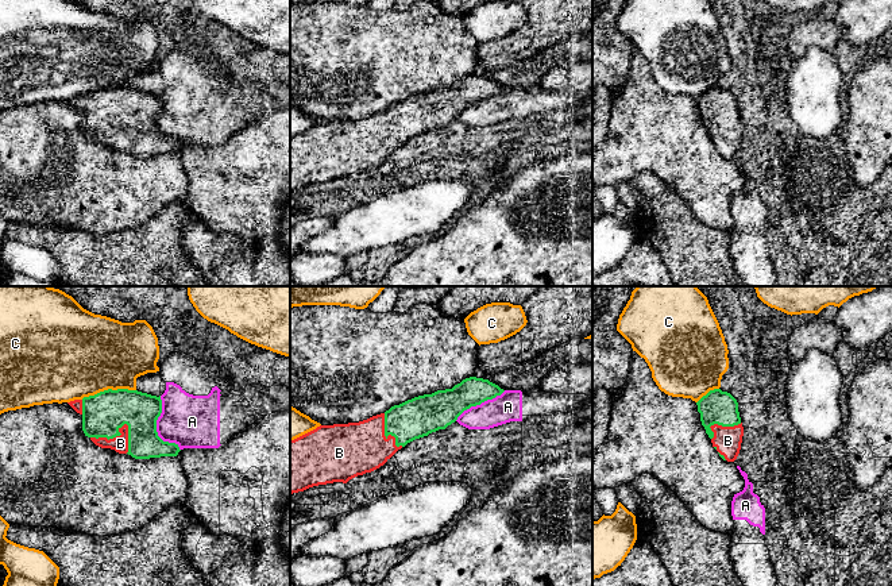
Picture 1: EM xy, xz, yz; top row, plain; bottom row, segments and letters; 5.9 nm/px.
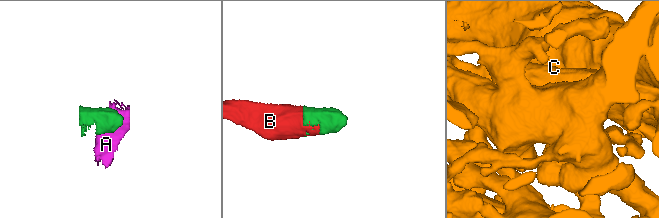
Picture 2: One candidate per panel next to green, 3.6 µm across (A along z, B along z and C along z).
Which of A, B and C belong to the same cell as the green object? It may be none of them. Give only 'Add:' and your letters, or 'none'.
Add: B

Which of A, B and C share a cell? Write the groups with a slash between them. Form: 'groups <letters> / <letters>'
groups A / B / C

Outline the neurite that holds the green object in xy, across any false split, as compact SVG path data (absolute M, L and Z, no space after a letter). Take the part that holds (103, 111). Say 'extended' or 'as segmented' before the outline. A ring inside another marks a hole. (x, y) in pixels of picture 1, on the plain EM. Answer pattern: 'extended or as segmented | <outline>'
extended | M104 88L67 100L82 113L82 128L96 143L135 157L177 154L178 142L163 139L157 130L161 93L138 88Z

